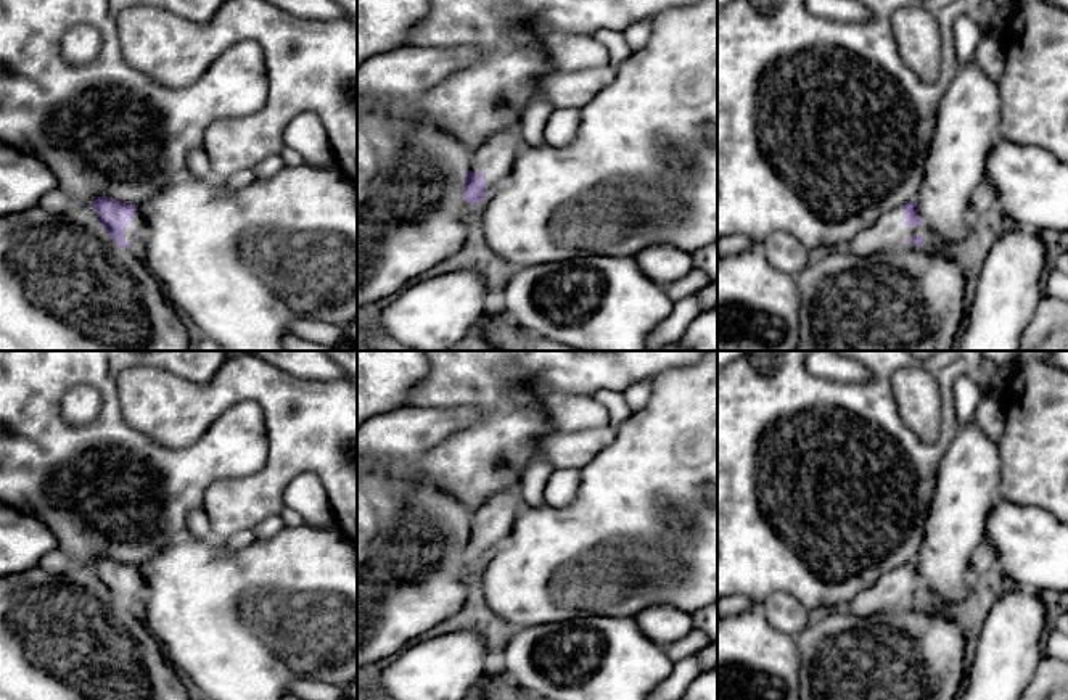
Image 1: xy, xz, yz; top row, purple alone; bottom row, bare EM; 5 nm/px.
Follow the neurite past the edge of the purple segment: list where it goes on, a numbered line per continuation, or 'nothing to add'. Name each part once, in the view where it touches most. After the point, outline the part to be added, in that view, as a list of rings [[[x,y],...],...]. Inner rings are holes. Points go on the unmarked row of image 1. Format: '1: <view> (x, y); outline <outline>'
1: xz (496, 517); outline [[[520,489],[502,491],[466,517],[463,531],[484,533],[486,554],[491,555],[511,533],[515,520],[523,507]]]

